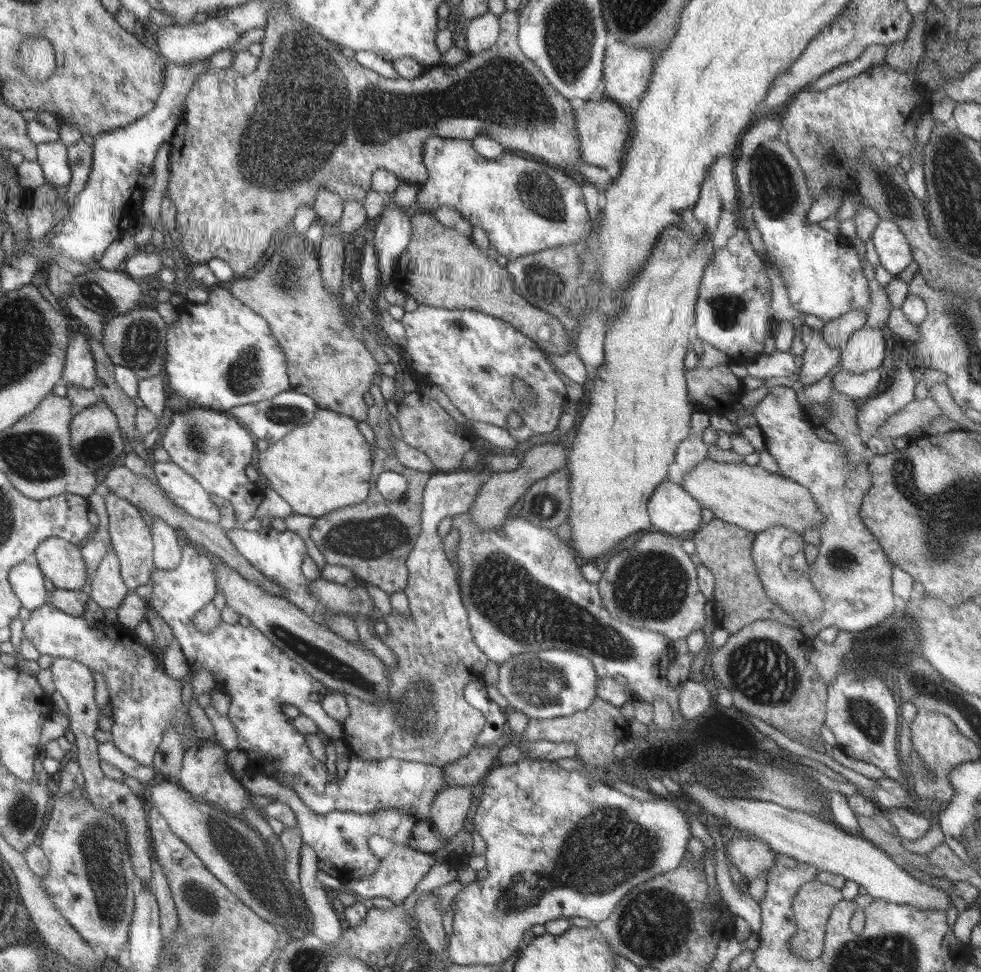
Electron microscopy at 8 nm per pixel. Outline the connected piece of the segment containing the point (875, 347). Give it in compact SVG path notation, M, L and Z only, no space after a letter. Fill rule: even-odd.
M861 328L849 336L843 350L839 352L841 372L849 374L865 374L871 370L879 370L885 358L885 342L883 334L877 328Z

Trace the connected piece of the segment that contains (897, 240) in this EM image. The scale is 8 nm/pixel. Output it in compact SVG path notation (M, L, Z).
M891 220L877 222L871 234L871 242L879 256L879 266L883 266L891 276L897 276L913 262L911 248L905 234Z

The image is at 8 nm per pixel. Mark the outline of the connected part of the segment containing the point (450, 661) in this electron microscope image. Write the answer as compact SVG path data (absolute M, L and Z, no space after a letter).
M457 470L457 472L433 472L427 480L427 490L423 490L423 514L421 514L421 534L415 542L415 548L411 550L407 558L407 574L409 582L405 586L405 596L409 602L409 616L403 616L399 612L391 612L385 616L387 634L381 636L381 644L387 646L391 652L395 652L397 666L389 668L389 694L391 698L383 704L369 704L361 698L355 698L351 694L343 694L349 714L341 722L343 730L343 742L347 744L349 752L353 756L363 758L365 762L377 762L387 758L397 758L401 762L417 762L425 766L447 766L451 762L459 762L465 758L475 746L477 738L487 726L487 718L475 710L465 700L465 686L481 680L481 672L485 670L487 658L479 652L475 642L471 642L469 632L469 614L463 606L461 588L457 582L457 574L451 568L449 560L443 552L443 540L437 536L437 524L445 516L457 516L471 510L471 504L481 488L481 476L473 470Z

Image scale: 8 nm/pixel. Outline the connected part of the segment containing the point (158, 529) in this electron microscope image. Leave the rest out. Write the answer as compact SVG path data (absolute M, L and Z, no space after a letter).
M151 516L151 538L153 538L153 564L155 568L161 570L175 570L181 562L181 550L177 544L177 534L175 528L171 528L165 520L159 516Z

